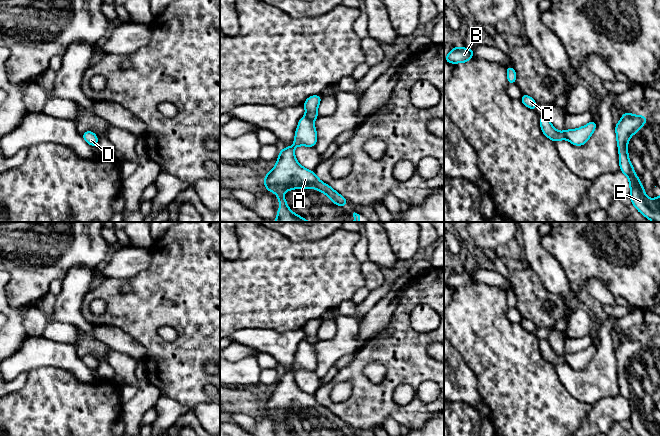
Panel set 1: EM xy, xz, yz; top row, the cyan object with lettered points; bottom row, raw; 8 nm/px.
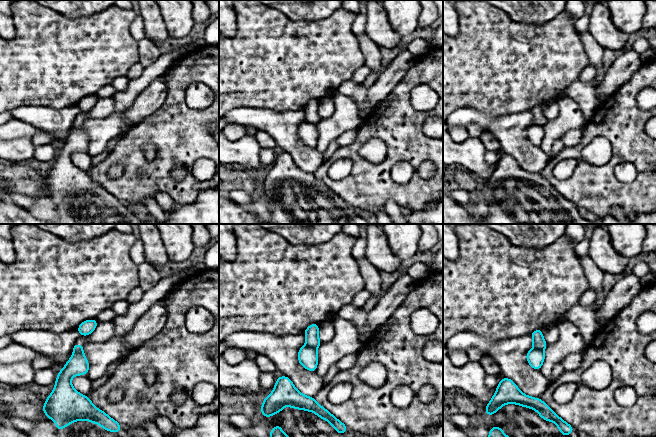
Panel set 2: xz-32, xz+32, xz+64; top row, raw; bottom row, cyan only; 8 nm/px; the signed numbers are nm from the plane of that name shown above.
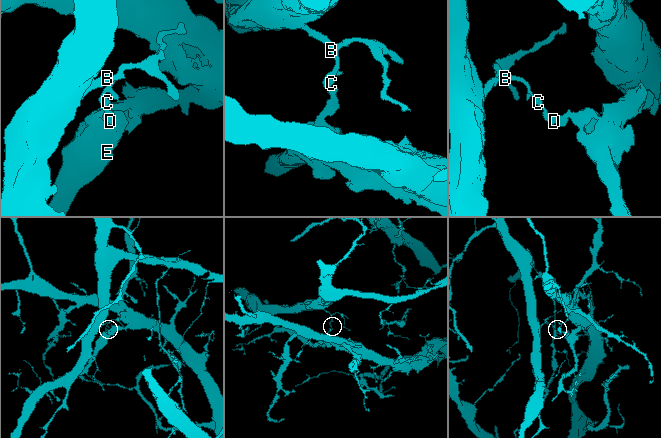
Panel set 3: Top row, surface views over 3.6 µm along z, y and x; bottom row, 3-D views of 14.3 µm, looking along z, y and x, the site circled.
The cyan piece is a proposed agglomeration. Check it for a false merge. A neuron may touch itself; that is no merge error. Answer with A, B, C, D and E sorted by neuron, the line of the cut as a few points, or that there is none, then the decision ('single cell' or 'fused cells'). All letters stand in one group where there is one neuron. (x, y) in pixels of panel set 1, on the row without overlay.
groups A E / B C D; cut xz (306, 339), (312, 345); fused cells

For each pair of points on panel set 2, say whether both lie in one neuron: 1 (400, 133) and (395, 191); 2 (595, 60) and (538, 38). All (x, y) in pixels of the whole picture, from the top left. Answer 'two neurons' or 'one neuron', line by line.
1: one neuron
2: two neurons

